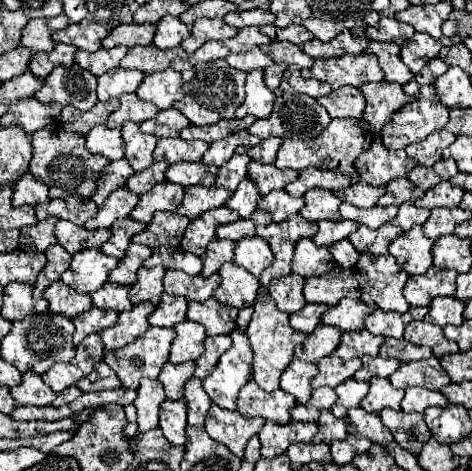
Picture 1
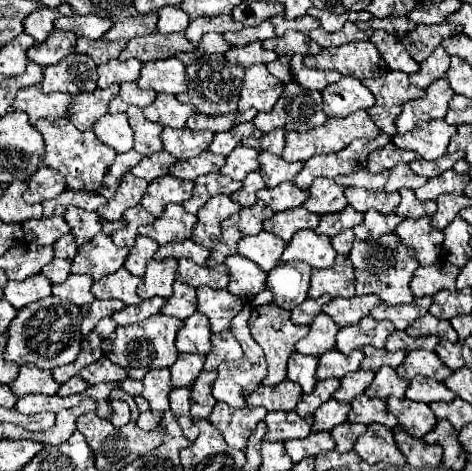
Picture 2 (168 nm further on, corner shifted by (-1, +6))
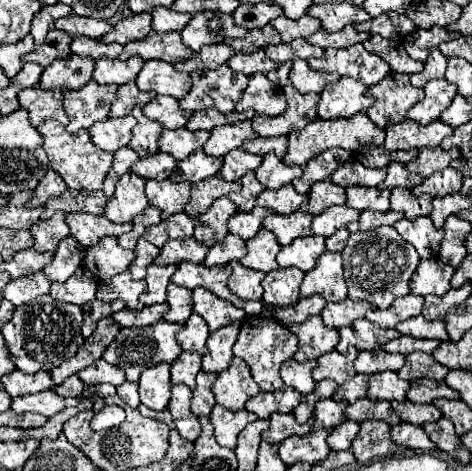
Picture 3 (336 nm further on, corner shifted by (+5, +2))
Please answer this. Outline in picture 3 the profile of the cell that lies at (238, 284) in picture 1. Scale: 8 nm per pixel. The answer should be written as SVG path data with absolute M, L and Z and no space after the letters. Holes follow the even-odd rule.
M238 260L230 262L232 266L232 276L228 280L228 286L234 294L238 294L242 300L260 300L264 290L262 290L262 280L266 274L260 274L256 270L244 268Z

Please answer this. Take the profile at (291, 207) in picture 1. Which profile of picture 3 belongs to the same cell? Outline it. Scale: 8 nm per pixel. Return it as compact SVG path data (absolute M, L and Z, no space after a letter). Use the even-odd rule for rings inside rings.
M286 184L278 190L264 190L256 202L258 206L266 206L278 214L290 214L308 202L308 194L298 194L292 184Z

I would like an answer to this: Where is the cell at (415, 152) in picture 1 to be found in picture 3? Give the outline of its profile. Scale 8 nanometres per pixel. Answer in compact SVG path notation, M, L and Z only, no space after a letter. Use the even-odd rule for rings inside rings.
M404 120L400 124L386 128L384 148L386 150L410 150L410 148L422 150L428 146L434 148L434 146L440 146L440 142L452 132L454 130L440 120L434 120L426 126L412 120Z

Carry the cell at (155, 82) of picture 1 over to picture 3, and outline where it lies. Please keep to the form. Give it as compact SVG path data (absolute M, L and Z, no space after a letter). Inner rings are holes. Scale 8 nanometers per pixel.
M148 60L144 62L140 74L136 76L136 86L142 92L156 92L156 94L182 98L188 92L188 86L192 86L192 80L188 72L178 72L168 62Z

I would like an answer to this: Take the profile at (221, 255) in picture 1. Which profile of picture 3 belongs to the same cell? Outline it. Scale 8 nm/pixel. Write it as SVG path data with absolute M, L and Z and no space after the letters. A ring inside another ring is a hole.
M228 234L222 242L218 242L216 246L210 248L210 252L204 258L204 266L212 268L212 266L224 266L230 260L240 260L246 254L246 242L240 236L232 236Z

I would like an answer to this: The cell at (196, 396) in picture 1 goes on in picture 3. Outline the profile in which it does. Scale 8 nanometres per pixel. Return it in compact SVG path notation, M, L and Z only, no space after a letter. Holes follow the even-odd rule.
M198 372L196 390L194 390L194 396L192 396L192 412L196 416L210 416L212 406L216 404L214 394L212 394L212 386L214 386L216 378L218 378L218 374Z

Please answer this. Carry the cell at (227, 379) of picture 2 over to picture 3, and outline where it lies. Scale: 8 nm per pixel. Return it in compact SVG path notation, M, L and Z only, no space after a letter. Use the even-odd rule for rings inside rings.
M234 358L234 362L230 362L228 370L218 374L218 380L212 390L214 390L218 404L236 412L236 410L244 408L244 404L260 392L260 386L252 380L248 364L242 362L240 358Z

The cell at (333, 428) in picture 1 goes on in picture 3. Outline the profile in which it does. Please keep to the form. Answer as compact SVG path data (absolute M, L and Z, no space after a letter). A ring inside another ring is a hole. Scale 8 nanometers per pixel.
M320 400L316 402L314 408L314 430L322 430L322 428L336 428L342 420L344 420L344 408L348 406L348 402L336 402L336 400Z

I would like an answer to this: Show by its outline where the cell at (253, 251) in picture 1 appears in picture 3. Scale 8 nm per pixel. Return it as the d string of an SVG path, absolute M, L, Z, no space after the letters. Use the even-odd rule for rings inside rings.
M262 228L254 238L250 238L246 242L248 246L248 254L240 260L242 266L252 268L252 270L260 270L264 274L280 268L276 262L276 254L280 252L280 244L276 242L276 236Z

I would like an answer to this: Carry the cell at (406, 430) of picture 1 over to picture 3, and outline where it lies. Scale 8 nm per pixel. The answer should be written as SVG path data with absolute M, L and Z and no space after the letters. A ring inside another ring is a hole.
M392 402L392 410L400 416L402 422L410 424L426 424L426 422L436 422L442 412L434 404L412 404L412 402Z

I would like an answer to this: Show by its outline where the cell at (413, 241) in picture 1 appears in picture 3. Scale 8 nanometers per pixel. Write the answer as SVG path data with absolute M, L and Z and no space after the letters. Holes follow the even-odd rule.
M428 216L414 218L414 220L402 218L400 222L396 222L394 228L406 242L410 242L418 250L420 258L432 258L438 254L440 242L444 238L444 230L434 228Z

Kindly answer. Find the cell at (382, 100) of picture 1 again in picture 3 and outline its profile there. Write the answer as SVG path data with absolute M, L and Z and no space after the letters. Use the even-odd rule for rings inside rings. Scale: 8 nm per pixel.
M398 72L386 74L382 82L370 86L368 94L374 96L376 102L366 110L366 114L380 128L388 128L406 120L406 112L424 98L424 90L412 86L408 74Z

